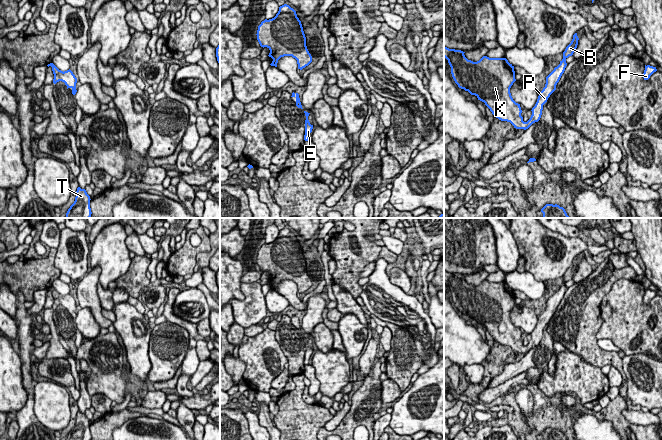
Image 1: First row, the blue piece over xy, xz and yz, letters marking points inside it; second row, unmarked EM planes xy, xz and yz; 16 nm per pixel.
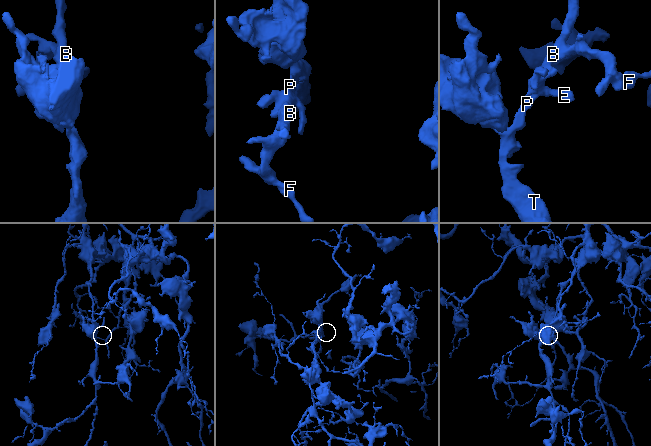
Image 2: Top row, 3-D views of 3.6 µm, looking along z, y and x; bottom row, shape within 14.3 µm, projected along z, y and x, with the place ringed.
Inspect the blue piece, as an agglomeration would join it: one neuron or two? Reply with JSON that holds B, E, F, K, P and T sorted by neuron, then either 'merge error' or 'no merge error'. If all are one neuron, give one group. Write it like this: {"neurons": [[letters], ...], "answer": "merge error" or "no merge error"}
{"neurons": [["B", "E", "F", "K", "P", "T"]], "answer": "no merge error"}

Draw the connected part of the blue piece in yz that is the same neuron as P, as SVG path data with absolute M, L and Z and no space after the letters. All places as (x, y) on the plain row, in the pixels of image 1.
M577 257L563 276L560 288L546 301L546 308L539 317L537 326L532 332L532 339L527 346L523 345L520 328L516 327L510 317L515 303L514 290L506 282L489 282L483 280L479 285L468 284L463 275L444 270L444 281L451 291L451 298L459 312L475 319L485 327L492 338L501 345L510 346L516 353L528 353L538 346L542 339L543 329L556 314L567 290L566 283L572 280L578 269Z

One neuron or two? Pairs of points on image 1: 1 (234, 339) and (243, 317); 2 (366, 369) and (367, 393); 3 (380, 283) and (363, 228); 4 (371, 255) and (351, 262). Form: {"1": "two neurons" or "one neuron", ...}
{"1": "two neurons", "2": "two neurons", "3": "two neurons", "4": "one neuron"}

